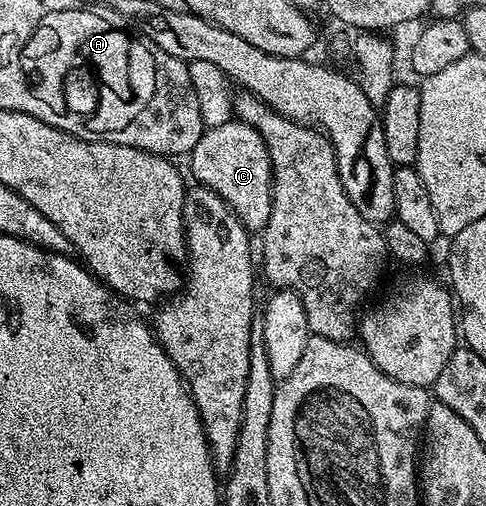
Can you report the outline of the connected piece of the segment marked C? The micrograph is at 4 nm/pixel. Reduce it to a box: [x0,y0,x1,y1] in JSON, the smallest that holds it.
[191,120,271,232]

